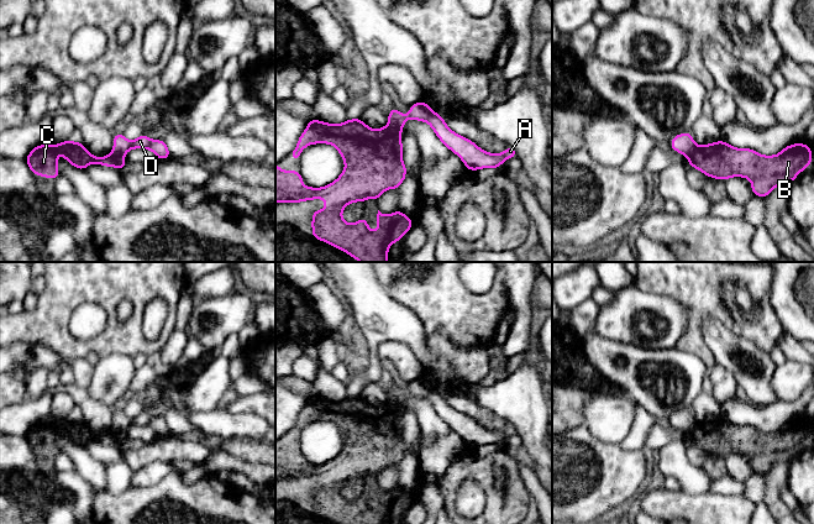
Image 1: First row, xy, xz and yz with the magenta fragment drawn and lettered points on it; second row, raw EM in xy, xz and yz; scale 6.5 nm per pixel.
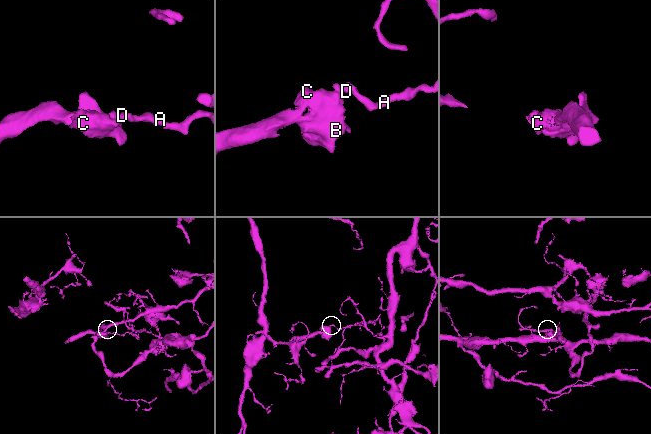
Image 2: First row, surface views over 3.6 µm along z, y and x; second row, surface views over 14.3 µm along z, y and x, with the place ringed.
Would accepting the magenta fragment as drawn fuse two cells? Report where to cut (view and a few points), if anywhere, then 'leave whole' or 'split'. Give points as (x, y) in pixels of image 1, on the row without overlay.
xz (389, 401), (402, 405) | split

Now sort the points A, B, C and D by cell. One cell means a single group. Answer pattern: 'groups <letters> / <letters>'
groups A D / B C

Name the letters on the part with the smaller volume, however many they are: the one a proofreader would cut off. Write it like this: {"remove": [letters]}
{"remove": ["B", "C"]}

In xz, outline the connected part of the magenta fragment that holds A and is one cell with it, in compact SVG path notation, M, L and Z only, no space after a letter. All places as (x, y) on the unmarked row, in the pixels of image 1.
M424 378L411 382L406 393L392 383L388 392L389 402L403 405L408 395L427 399L440 418L455 431L461 434L461 437L469 449L482 445L499 445L505 436L518 434L515 425L511 423L508 423L503 430L498 431L483 428L471 416L450 407L443 394L434 389L432 384Z

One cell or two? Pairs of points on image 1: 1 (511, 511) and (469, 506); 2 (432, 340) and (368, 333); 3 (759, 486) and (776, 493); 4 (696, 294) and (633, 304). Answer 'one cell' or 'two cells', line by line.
1: two cells
2: two cells
3: two cells
4: two cells

